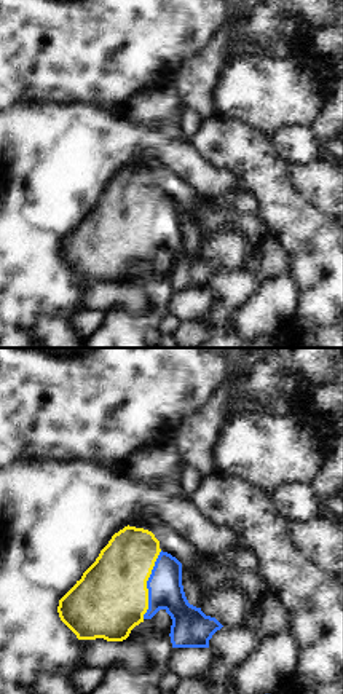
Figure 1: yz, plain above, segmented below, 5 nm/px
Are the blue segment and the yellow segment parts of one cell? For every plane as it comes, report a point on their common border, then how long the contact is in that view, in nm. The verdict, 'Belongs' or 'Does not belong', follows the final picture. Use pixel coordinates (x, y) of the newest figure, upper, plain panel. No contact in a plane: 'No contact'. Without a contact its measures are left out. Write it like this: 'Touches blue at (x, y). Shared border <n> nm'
Touches blue at (147, 227). Shared border 360 nm

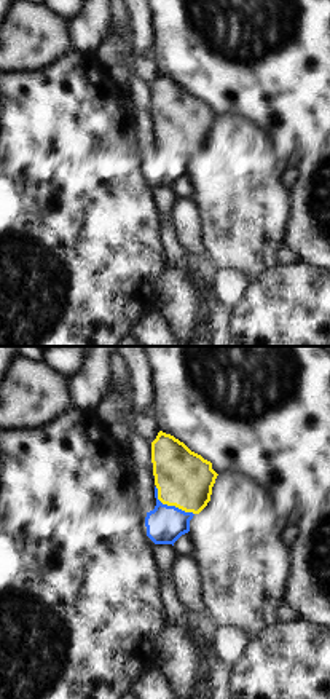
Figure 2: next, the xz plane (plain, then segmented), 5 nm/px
Touches blue at (171, 149). Shared border 240 nm

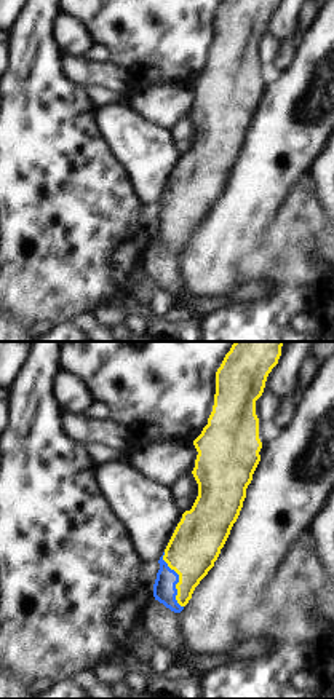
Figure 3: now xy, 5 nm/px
Touches blue at (178, 222). Shared border 300 nm

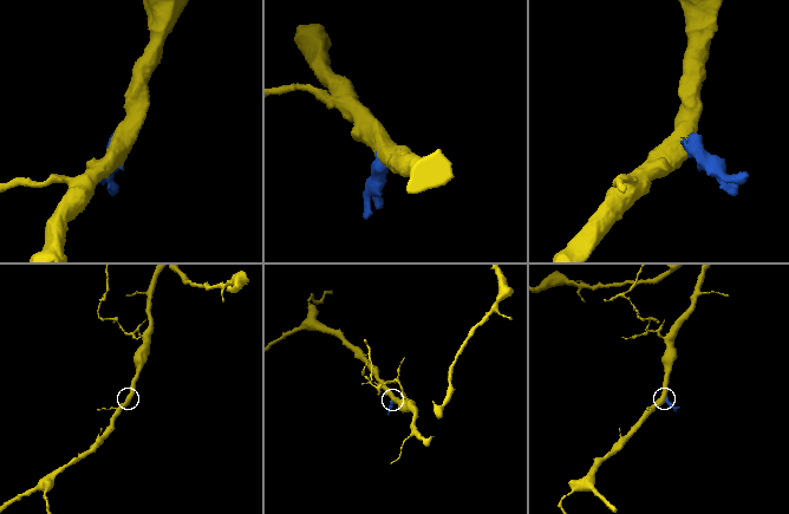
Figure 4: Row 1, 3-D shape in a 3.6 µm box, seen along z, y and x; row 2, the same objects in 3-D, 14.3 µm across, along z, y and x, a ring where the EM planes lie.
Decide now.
Belongs

